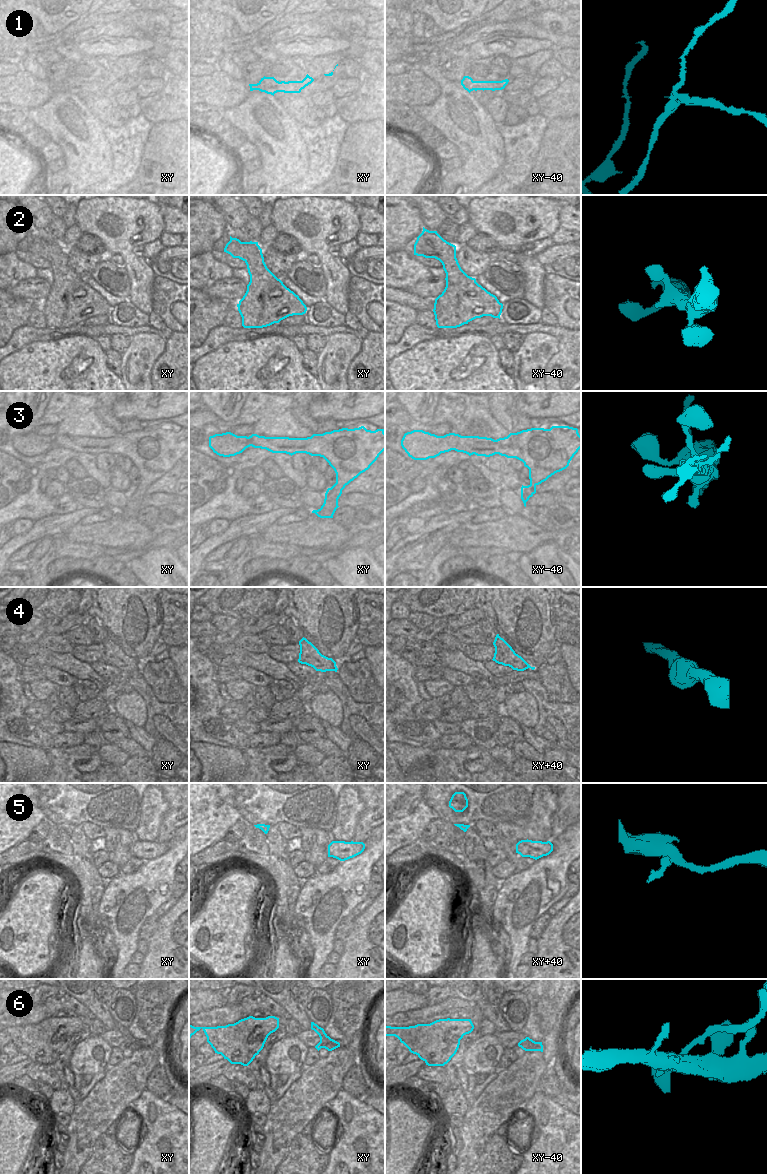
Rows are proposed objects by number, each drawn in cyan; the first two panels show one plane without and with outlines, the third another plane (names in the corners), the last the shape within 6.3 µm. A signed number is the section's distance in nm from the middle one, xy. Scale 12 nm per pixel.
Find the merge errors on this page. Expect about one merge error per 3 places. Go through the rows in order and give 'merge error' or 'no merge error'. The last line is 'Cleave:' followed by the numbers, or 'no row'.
1: merge error
2: no merge error
3: no merge error
4: no merge error
5: no merge error
6: merge error
Cleave: 1, 6

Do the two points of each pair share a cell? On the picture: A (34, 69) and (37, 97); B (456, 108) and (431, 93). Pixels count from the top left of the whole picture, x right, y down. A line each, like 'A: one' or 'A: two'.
A: two
B: two

